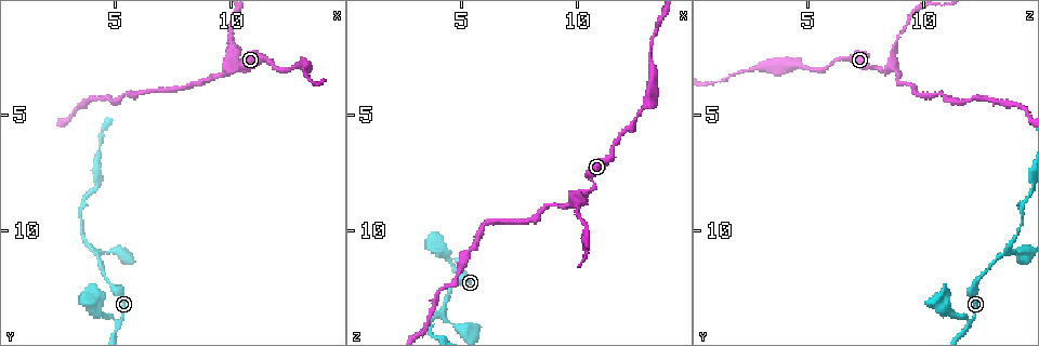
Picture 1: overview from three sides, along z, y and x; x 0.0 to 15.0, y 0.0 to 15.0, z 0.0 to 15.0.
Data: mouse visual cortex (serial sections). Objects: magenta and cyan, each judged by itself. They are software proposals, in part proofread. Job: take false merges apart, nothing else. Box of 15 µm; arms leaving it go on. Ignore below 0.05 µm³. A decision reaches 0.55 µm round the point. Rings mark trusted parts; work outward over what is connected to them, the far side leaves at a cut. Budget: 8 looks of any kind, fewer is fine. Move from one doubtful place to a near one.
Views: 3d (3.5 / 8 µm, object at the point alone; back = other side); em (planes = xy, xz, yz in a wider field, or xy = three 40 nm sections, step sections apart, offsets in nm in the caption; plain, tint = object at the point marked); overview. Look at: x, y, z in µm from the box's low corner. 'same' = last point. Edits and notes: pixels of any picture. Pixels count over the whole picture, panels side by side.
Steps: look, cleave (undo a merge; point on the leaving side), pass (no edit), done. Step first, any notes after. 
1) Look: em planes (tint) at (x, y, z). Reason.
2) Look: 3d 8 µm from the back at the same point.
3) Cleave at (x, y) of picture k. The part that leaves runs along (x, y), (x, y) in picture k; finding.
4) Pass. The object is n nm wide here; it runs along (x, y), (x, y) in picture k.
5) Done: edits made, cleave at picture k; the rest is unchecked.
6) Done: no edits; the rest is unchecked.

Look: 3d 3.5 µm from the back at (10.1, 2.0, 8.8). Thick turns thin.

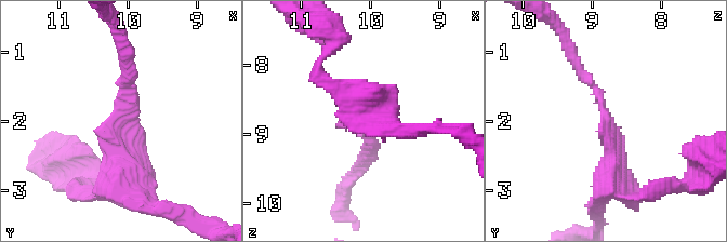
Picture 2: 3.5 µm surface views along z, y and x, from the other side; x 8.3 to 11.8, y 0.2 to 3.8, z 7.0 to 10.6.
Look: em xy step 1 (tint) at (10.15, 2.00, 8.80). The arms are 150, 350 nm wide; shape alone is not enough.

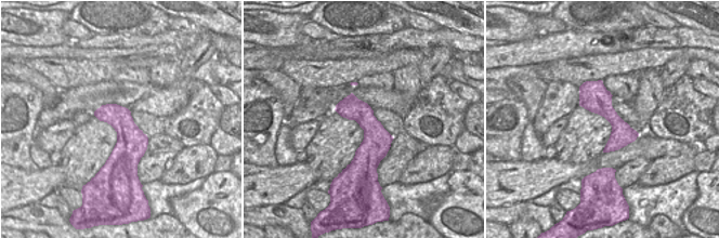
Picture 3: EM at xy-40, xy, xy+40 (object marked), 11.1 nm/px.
Look: em xy step 5 (tint) at the same point.

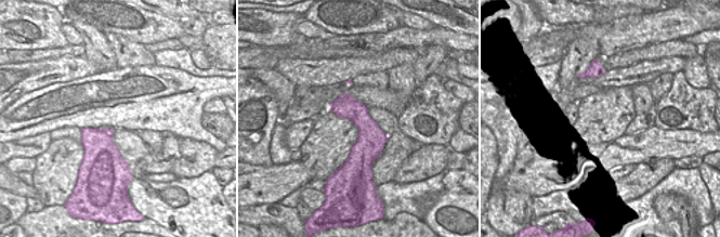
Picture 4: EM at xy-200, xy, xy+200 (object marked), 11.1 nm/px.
Pass. The object is 300 nm wide here; it runs along (615, 186), (607, 117), (577, 61) in picture 2; continuous, no second cell.

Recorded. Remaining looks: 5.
Look: 3d 8 µm at (4.0, 13.4, 10.7). Calibre changes.

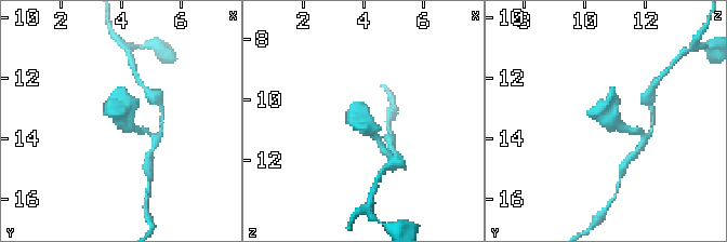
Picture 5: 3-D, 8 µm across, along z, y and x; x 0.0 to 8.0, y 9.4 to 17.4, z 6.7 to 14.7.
Look: 3d 3.5 µm from the back at (4.0, 13.2, 10.7). Zoom in.

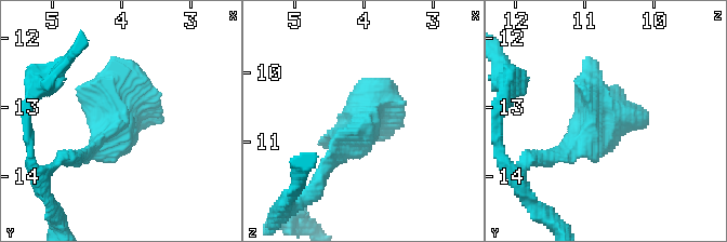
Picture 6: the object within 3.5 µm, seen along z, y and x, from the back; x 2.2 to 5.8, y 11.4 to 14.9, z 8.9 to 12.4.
Look: em xy step 1 (tint) at (4.05, 13.30, 10.75).

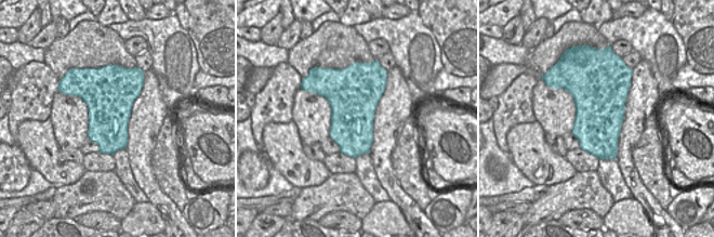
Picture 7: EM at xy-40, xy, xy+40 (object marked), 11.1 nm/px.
Pass. It runs along (326, 167), (375, 98), (406, 102) in picture 6; all the same cell.

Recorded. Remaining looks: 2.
Look: 3d 8 µm at (4.1, 11.1, 13.6). Arms part here.

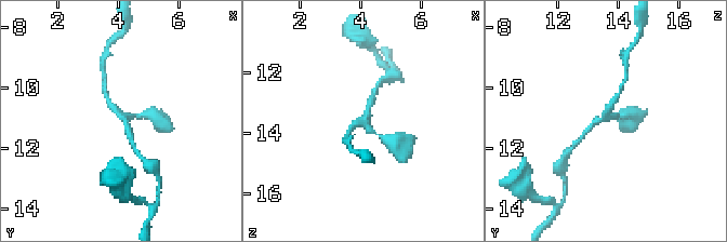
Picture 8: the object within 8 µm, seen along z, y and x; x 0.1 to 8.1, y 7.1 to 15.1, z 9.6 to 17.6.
Look: em xy step 3 (tint) at (4.1, 11.0, 13.5). Now the EM.

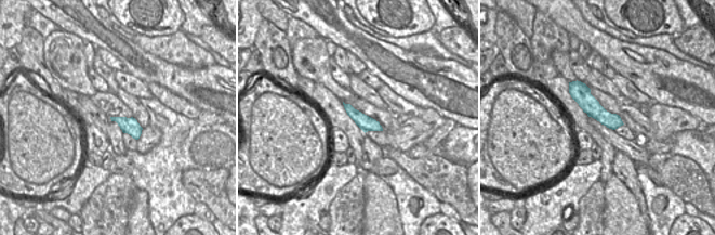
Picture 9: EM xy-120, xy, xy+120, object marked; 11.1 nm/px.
Pass. 3 arms meet here; the arms are 150, 200, 200 nm wide; it runs along (581, 138), (595, 121), (625, 113) in picture 8; one cell here.

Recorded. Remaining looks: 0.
Done: no edits; the rest is unchecked.

